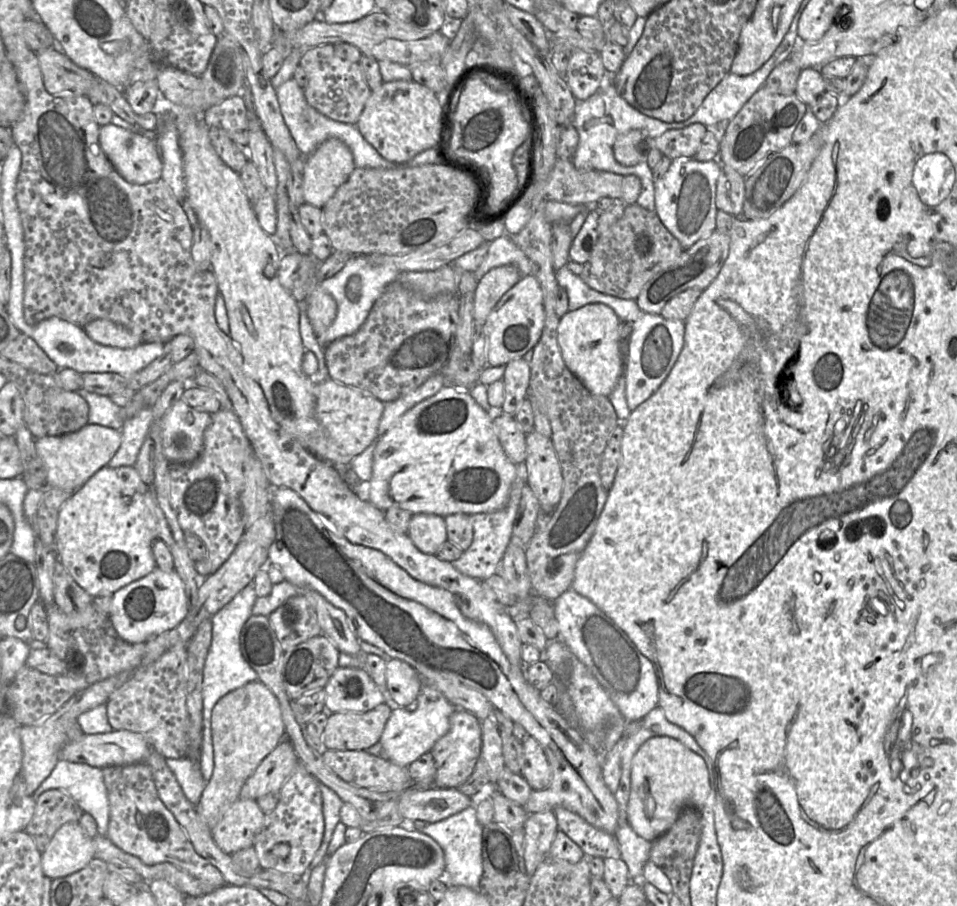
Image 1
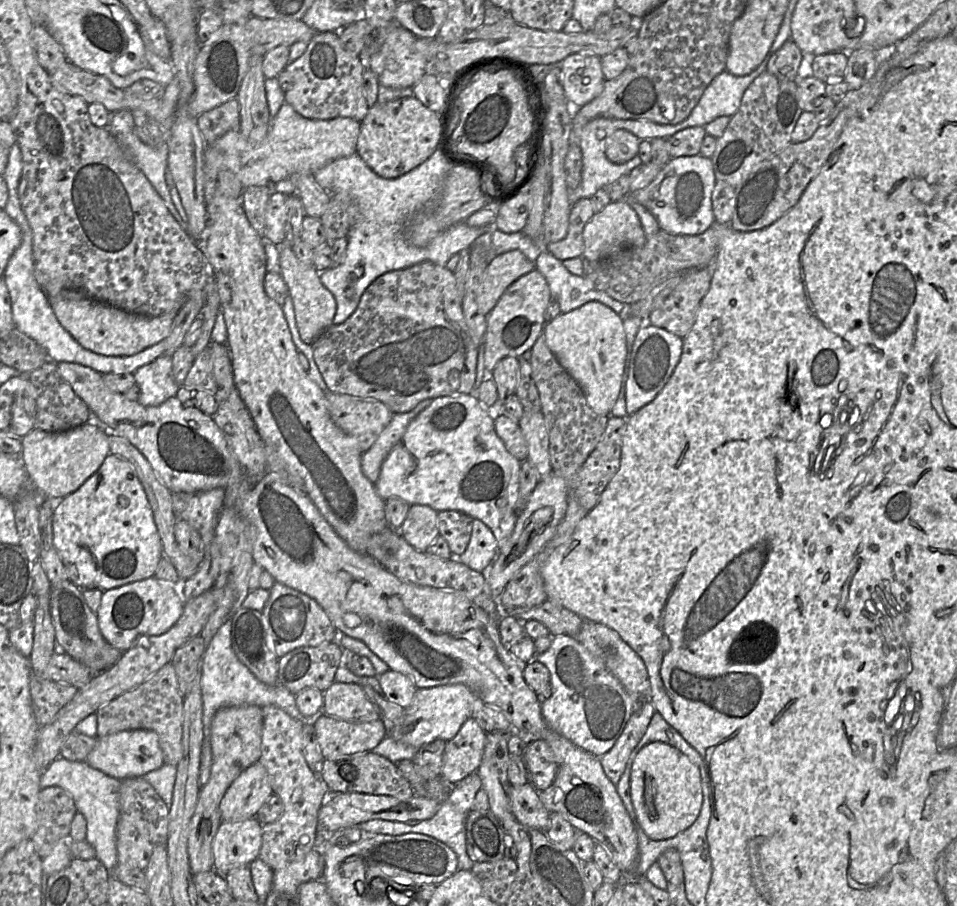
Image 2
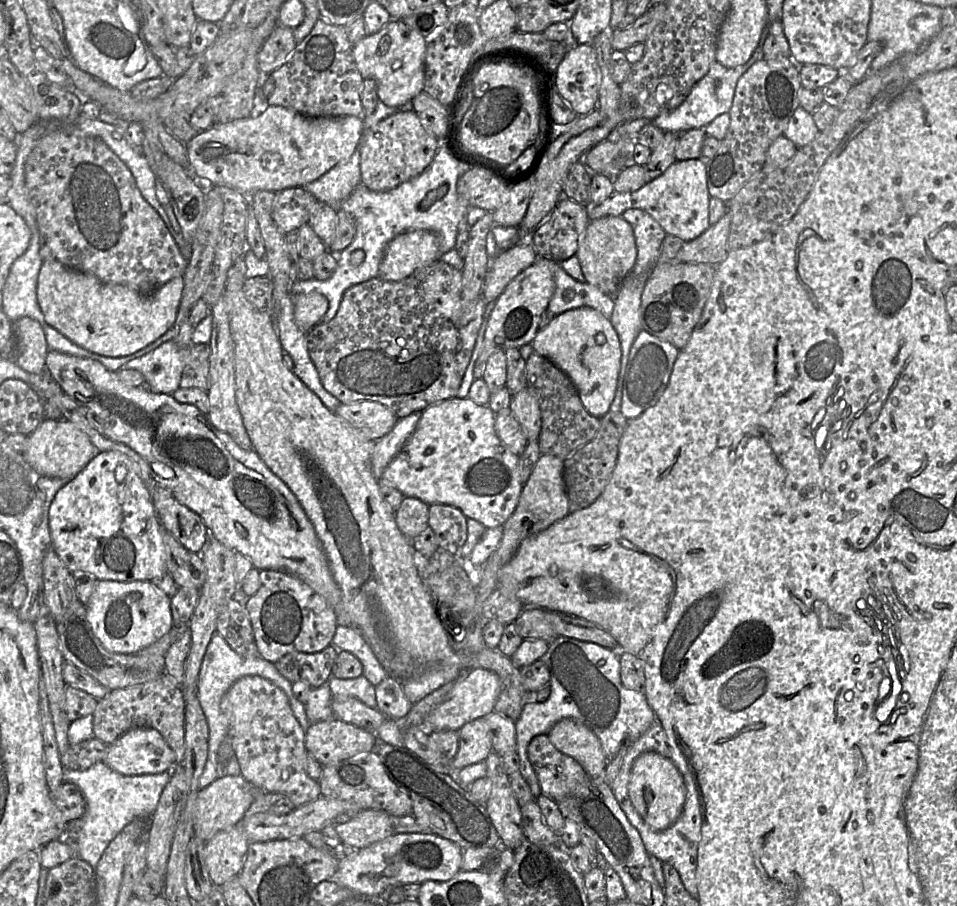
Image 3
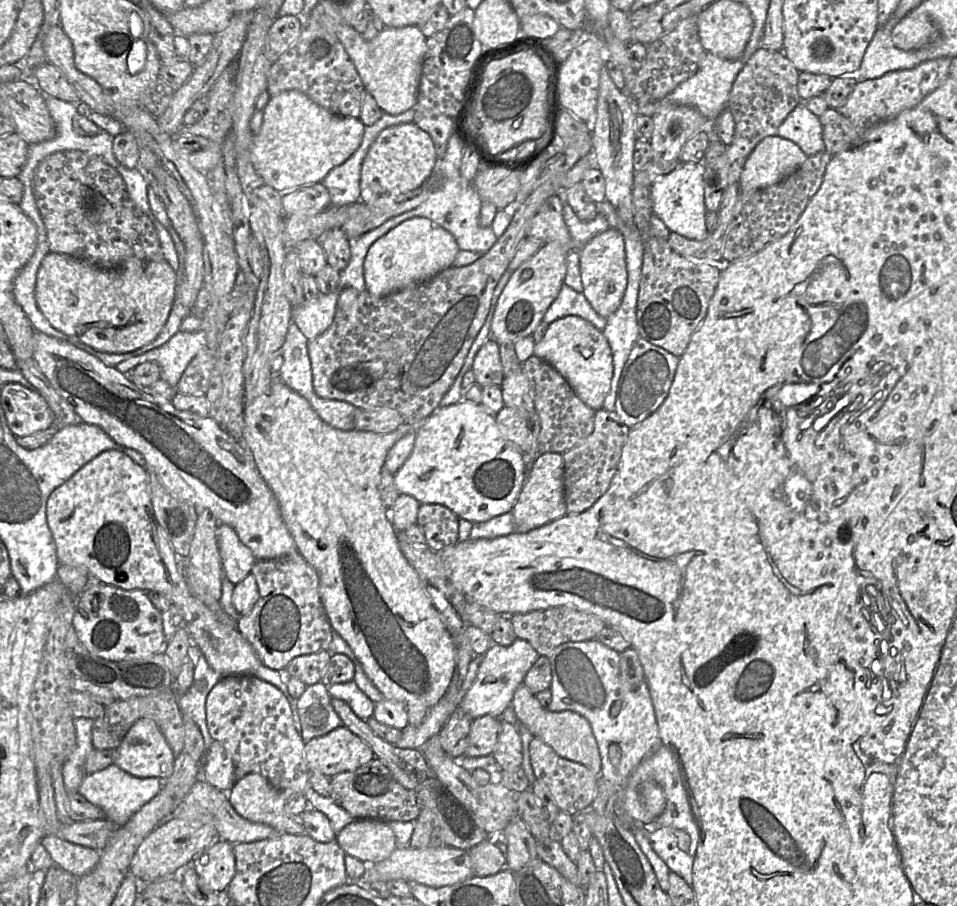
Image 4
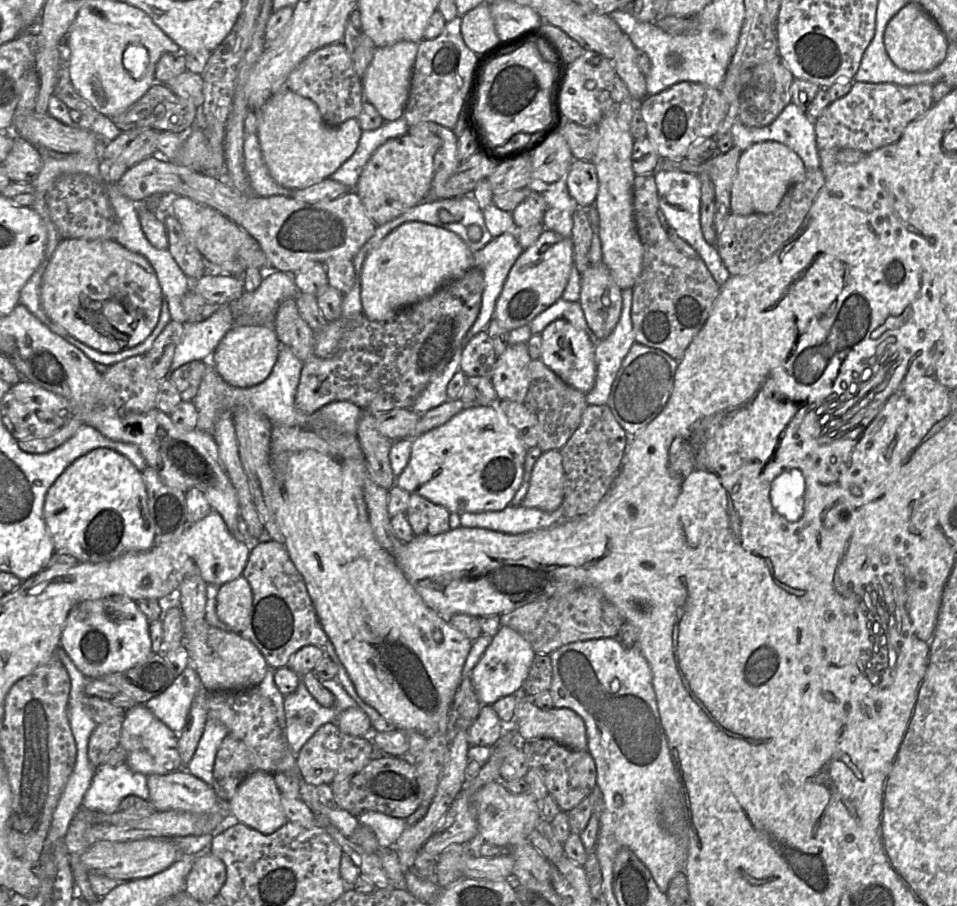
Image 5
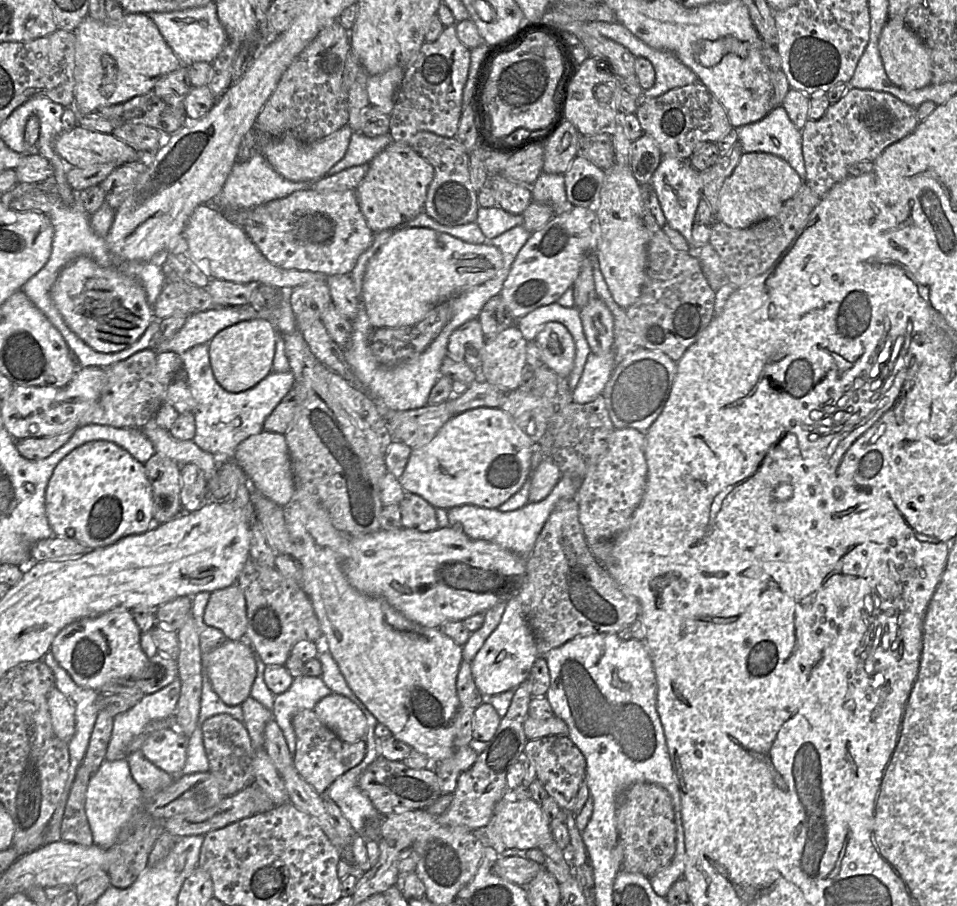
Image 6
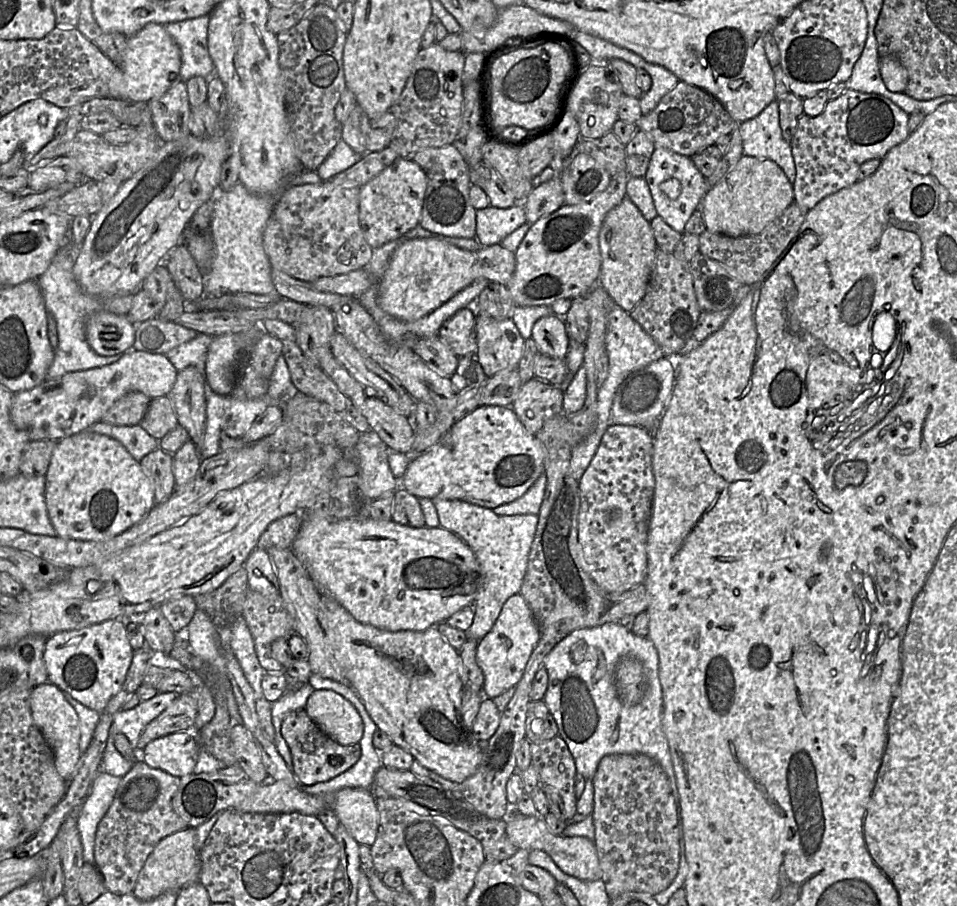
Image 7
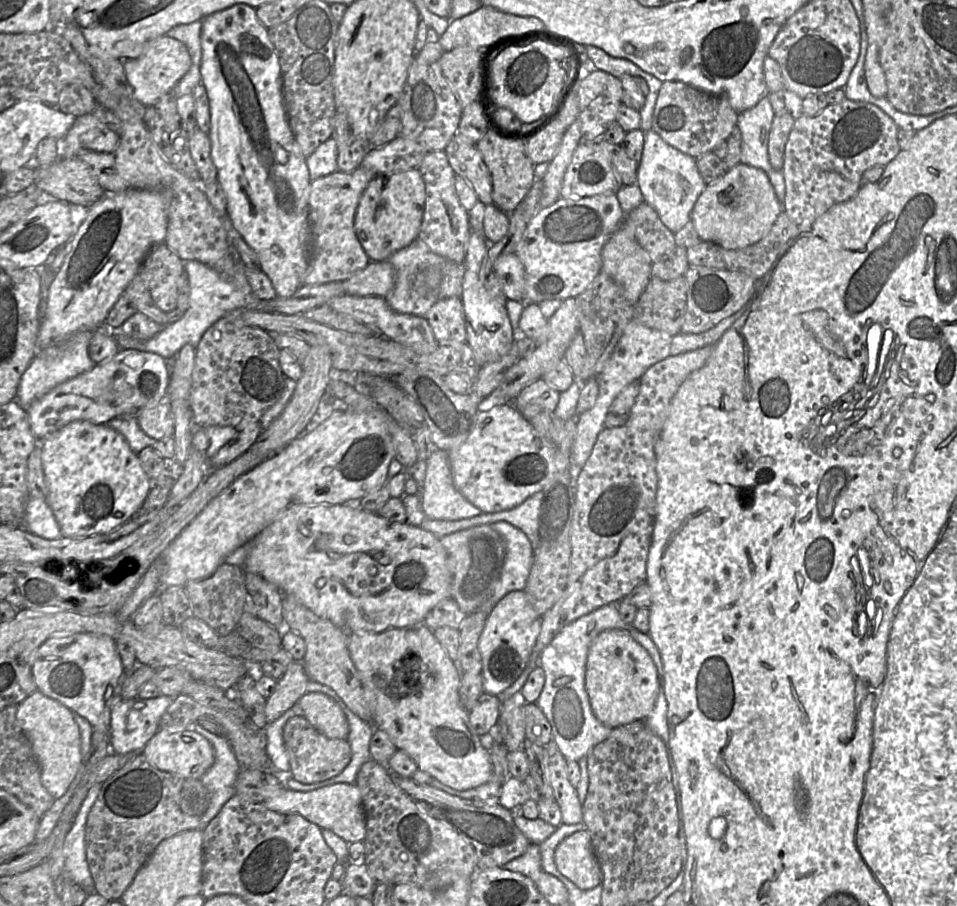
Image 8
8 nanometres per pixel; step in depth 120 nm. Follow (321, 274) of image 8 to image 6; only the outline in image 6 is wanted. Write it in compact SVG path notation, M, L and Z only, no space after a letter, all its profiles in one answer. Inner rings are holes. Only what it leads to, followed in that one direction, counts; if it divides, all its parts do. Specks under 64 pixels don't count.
M300 190L253 208L220 209L228 220L240 226L259 251L285 270L350 274L358 258L372 244L374 233L358 204L356 190L318 193Z

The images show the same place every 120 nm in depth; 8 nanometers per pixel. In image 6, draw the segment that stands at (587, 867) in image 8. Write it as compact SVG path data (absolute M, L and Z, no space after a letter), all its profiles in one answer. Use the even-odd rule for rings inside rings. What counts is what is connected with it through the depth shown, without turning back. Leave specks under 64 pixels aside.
M507 796L495 806L490 823L485 827L486 839L489 845L495 848L499 855L506 849L519 849L528 851L537 849L542 844L553 840L550 823L535 800L517 801Z

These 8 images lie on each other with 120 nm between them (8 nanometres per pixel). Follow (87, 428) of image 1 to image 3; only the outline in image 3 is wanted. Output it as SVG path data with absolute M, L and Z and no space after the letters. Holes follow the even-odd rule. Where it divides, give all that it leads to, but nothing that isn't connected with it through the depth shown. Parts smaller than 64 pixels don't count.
M45 419L29 435L29 444L23 454L26 462L40 475L68 482L99 452L89 436L73 423L65 419Z

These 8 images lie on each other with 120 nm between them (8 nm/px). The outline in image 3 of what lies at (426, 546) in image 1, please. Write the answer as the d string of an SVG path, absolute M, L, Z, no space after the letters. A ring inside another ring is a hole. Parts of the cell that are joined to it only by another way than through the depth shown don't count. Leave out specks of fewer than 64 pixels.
M404 497L395 512L395 521L399 530L411 542L428 526L429 505L418 498Z

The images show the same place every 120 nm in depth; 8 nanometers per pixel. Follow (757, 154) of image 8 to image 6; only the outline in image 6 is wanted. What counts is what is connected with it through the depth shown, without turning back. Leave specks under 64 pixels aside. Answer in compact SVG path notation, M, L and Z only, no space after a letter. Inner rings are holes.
M783 106L775 107L758 121L735 129L743 152L776 155L788 162L802 181L805 181L802 132L790 120Z

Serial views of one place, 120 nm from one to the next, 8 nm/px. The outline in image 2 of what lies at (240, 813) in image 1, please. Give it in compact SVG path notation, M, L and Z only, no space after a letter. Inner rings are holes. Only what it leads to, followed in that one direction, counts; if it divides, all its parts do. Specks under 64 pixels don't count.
M256 818L221 821L212 843L213 870L225 876L230 870L258 858L262 824Z

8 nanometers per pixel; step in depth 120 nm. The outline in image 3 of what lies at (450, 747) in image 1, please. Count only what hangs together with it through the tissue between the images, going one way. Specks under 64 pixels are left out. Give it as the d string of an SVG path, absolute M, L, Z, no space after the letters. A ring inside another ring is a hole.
M478 718L466 723L459 731L459 747L456 756L451 761L454 771L478 763L485 762L492 750L485 718Z

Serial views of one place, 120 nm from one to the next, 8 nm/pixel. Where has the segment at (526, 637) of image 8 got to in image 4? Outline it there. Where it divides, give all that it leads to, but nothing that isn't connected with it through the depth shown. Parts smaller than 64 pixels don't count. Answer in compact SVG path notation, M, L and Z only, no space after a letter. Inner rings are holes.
M516 638L508 646L492 644L482 655L476 678L472 686L463 695L459 707L473 719L483 715L499 718L502 712L511 705L516 689L523 684L526 673L539 656L529 642L519 638Z

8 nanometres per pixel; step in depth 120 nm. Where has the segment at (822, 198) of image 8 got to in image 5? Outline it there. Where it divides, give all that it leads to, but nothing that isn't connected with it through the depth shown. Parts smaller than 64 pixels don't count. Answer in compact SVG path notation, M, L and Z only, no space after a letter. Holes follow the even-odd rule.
M853 82L845 96L831 102L814 120L820 158L819 168L824 176L827 177L833 173L837 163L836 154L841 149L858 150L866 154L896 142L910 122L925 115L932 107L933 86Z

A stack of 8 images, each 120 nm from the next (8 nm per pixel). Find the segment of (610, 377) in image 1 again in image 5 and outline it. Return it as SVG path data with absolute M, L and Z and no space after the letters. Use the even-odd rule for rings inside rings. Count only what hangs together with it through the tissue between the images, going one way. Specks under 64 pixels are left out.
M565 319L549 323L541 332L541 360L570 386L588 393L595 385L595 346L589 336Z

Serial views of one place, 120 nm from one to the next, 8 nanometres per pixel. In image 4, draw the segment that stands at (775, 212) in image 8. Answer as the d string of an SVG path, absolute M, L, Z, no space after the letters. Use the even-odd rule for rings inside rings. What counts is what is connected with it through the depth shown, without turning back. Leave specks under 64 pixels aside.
M778 135L763 138L747 158L739 180L739 193L750 193L784 180L807 155L793 141Z

